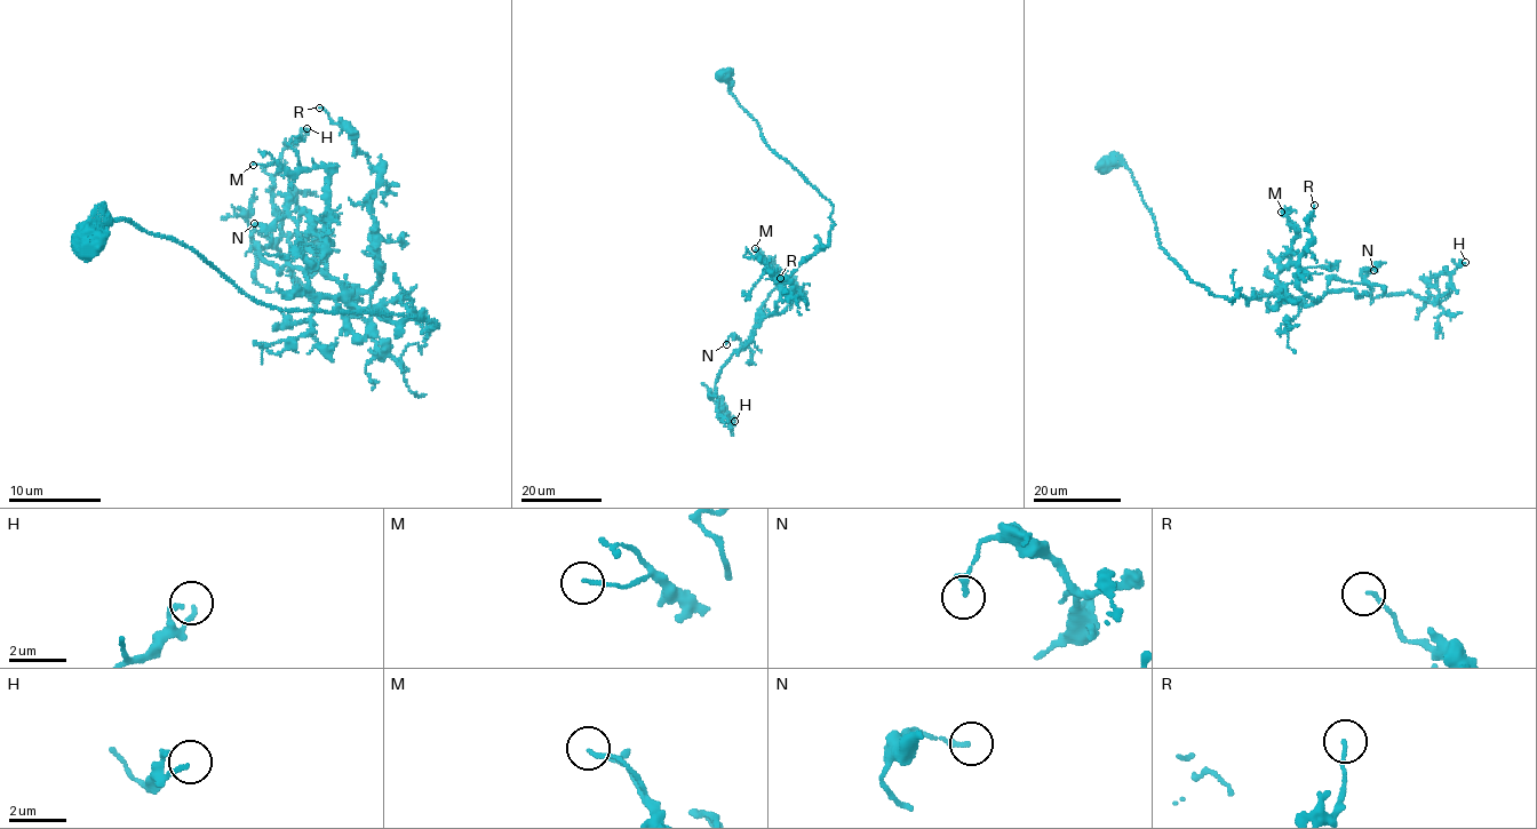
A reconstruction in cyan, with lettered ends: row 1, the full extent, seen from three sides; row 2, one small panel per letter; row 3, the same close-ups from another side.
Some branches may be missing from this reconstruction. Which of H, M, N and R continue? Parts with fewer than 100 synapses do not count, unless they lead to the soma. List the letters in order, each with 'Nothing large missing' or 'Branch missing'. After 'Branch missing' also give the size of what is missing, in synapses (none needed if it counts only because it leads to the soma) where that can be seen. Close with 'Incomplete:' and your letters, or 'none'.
H: Nothing large missing
M: Nothing large missing
N: Nothing large missing
R: Nothing large missing
Incomplete: none

